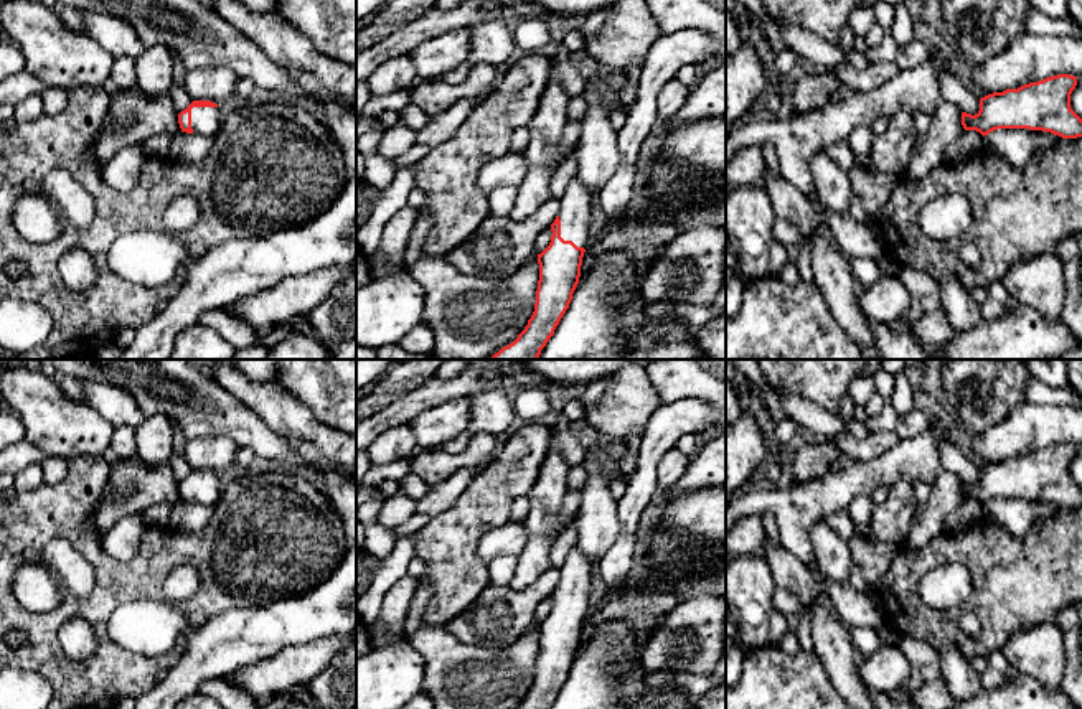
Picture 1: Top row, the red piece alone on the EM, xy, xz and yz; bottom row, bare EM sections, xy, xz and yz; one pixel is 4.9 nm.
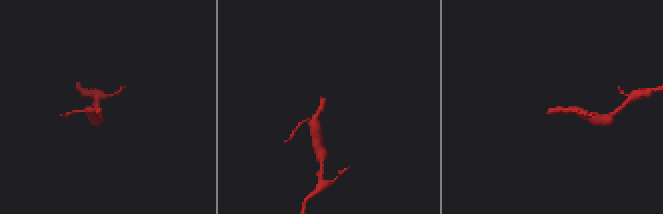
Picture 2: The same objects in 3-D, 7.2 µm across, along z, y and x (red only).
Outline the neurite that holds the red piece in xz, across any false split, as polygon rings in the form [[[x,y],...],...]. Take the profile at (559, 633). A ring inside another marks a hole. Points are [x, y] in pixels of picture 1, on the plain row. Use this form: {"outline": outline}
{"outline": [[[574,546],[559,567],[551,612],[538,623],[534,681],[516,709],[549,709],[554,704],[579,653],[594,572],[590,561]]]}

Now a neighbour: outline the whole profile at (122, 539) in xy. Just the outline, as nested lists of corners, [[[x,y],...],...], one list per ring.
[[[127,514],[102,536],[102,546],[114,559],[130,561],[137,554],[143,533],[142,514]]]

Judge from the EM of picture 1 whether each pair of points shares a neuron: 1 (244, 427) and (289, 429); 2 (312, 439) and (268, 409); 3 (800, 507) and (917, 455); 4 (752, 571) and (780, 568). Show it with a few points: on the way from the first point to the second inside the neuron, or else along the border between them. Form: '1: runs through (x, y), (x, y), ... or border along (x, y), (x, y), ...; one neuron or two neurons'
1: border along (243, 403), (297, 457); two neurons
2: runs through (301, 431), (279, 409); one neuron
3: runs through (830, 493), (865, 475), (888, 469); one neuron
4: border along (761, 551), (777, 582); two neurons

